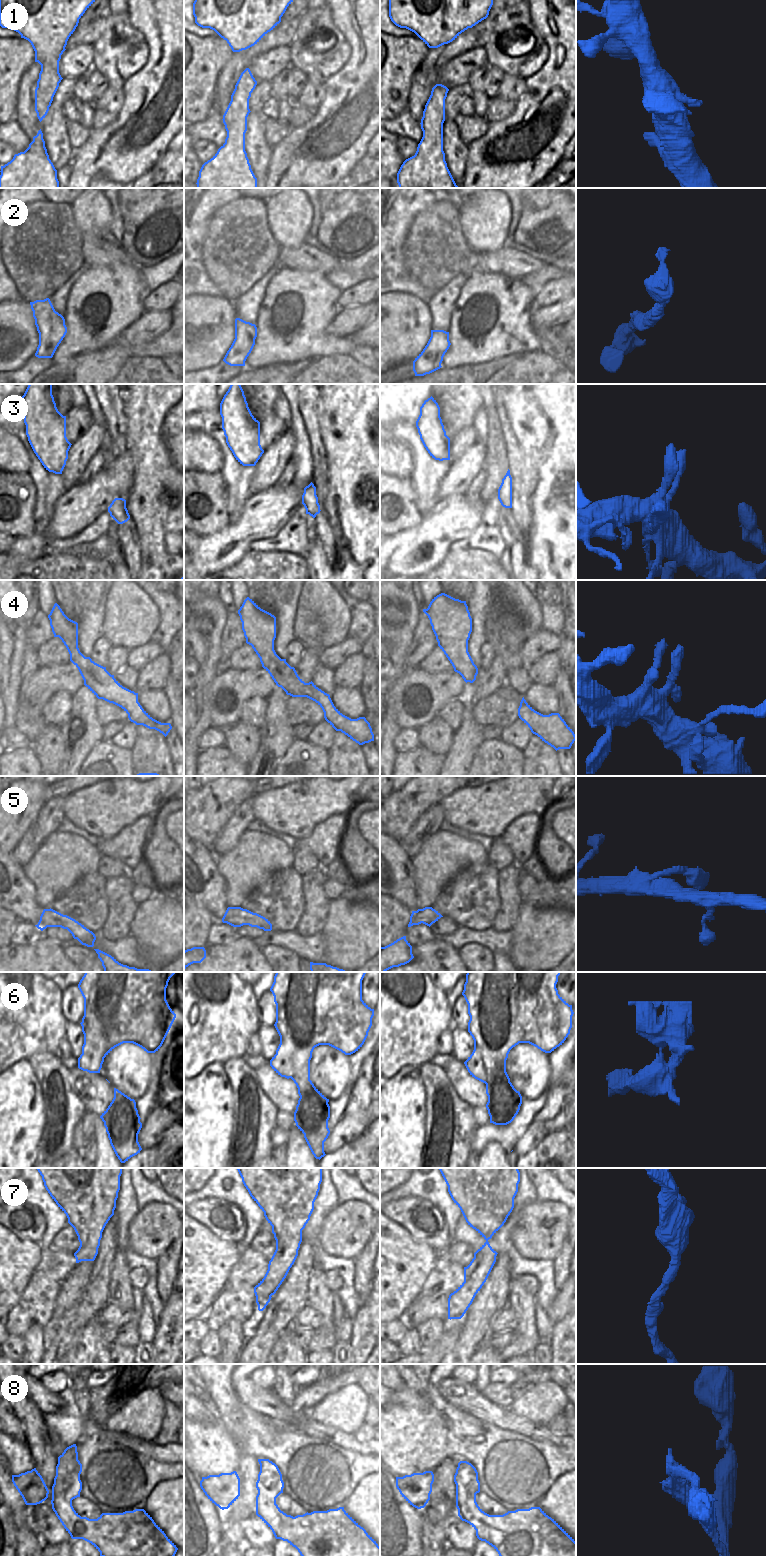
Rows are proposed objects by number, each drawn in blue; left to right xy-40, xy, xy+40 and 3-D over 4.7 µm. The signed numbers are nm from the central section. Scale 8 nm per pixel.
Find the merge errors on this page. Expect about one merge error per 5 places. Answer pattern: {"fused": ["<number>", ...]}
{"fused": []}

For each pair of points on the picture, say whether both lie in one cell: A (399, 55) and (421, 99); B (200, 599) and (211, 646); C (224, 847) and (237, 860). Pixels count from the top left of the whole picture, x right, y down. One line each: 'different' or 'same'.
A: different
B: same
C: different

